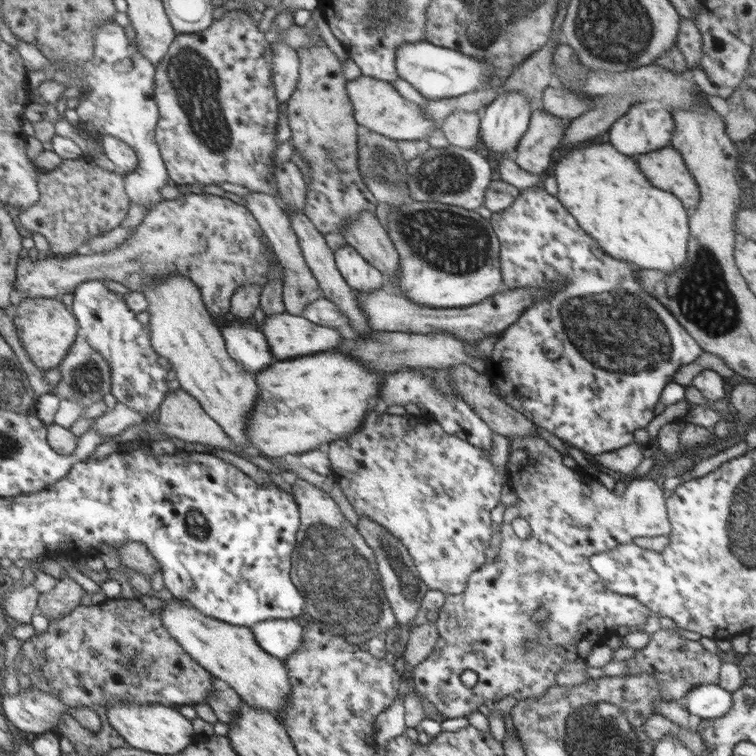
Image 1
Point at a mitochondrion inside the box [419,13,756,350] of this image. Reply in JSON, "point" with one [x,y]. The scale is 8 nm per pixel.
{"point":[703,296]}

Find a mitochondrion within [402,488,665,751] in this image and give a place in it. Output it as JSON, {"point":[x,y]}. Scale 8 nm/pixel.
{"point":[527,632]}

